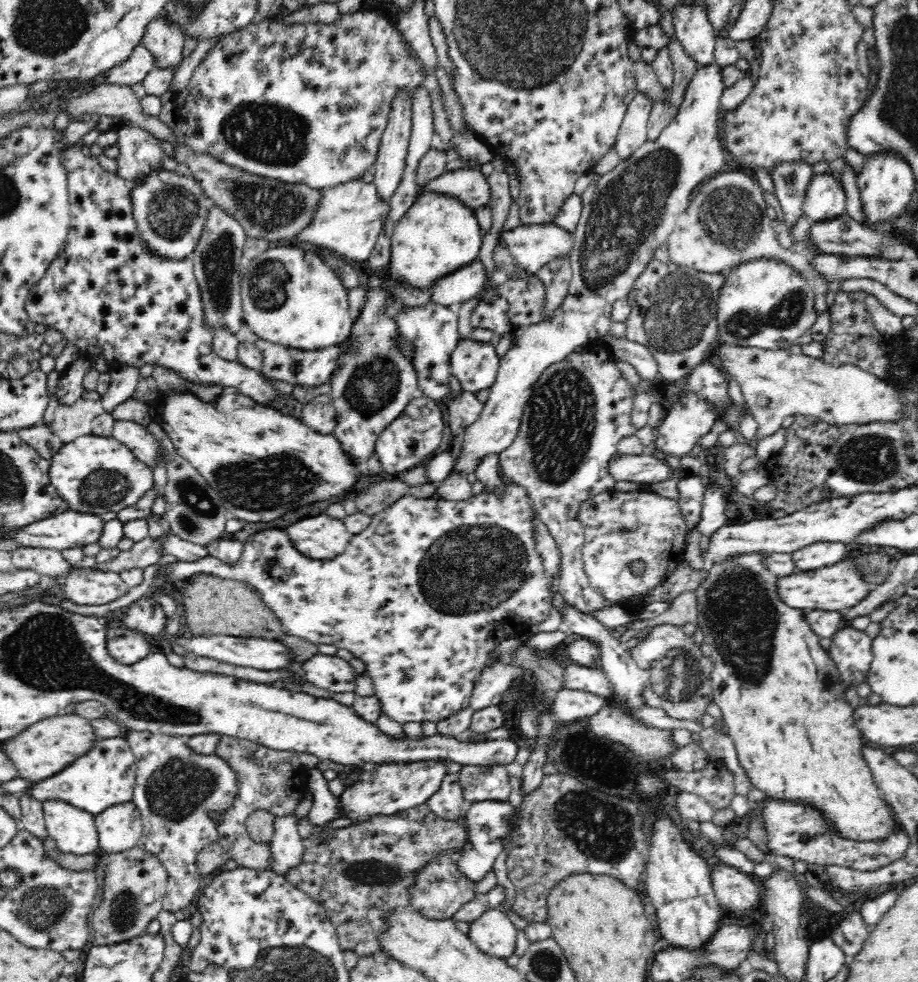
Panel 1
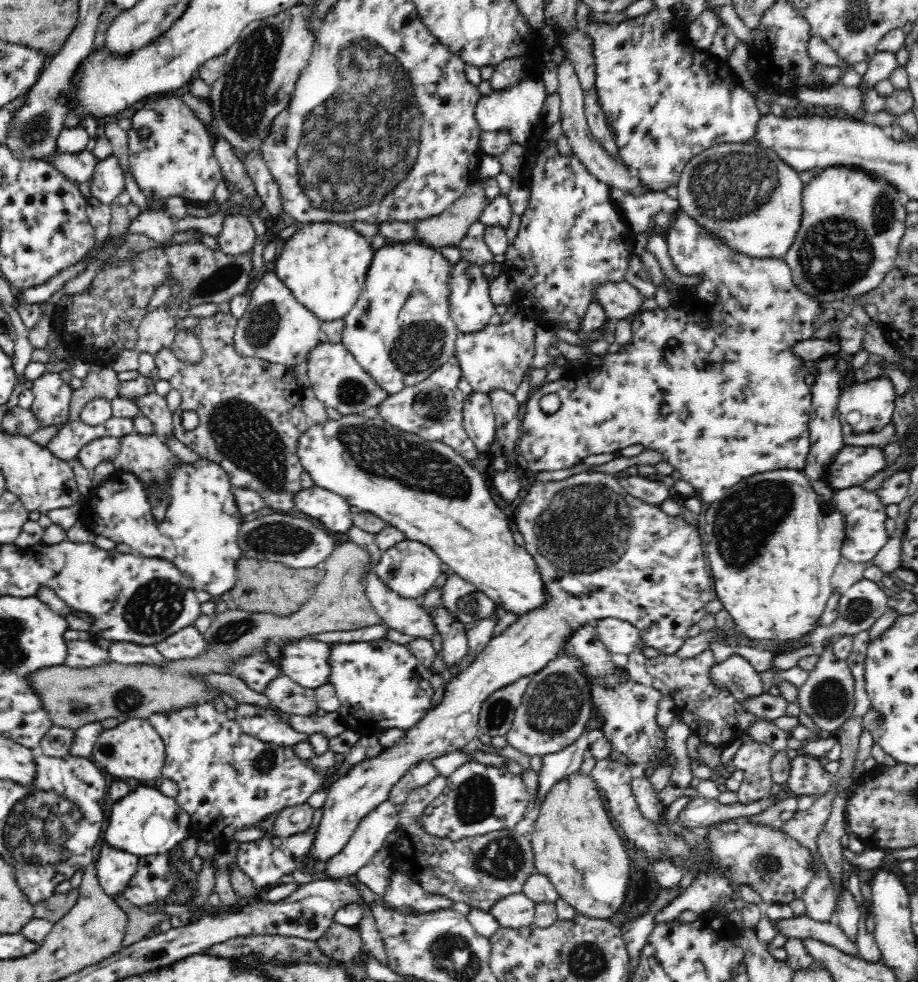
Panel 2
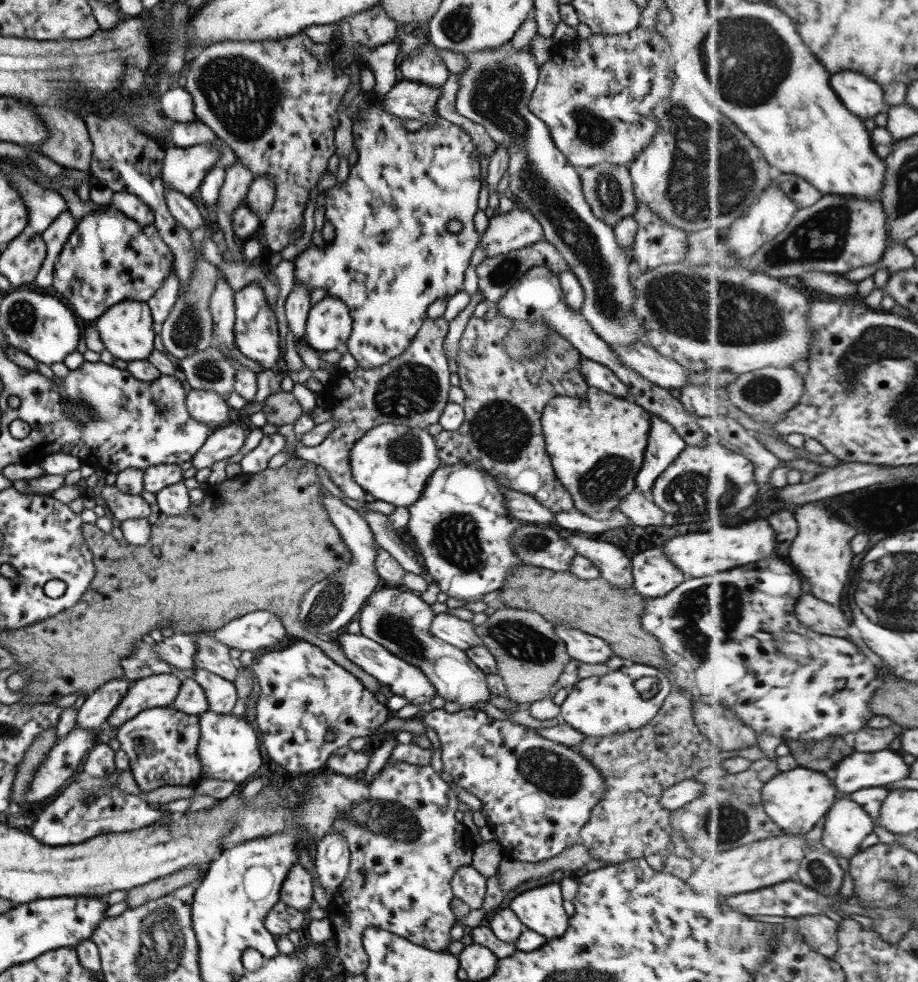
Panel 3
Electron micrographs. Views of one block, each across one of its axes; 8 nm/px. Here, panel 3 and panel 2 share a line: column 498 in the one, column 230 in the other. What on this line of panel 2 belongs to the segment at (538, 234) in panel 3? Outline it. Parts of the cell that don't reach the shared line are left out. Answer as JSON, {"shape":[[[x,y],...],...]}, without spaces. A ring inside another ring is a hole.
{"shape":[[[228,213],[222,219],[222,229],[215,237],[222,252],[234,255],[252,250],[256,236],[252,224],[244,215]]]}

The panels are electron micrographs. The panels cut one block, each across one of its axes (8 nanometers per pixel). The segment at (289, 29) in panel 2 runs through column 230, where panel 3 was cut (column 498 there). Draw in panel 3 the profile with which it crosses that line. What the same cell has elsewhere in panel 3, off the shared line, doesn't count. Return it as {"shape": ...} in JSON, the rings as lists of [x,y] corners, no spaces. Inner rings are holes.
{"shape":[[[505,42],[493,50],[467,54],[467,68],[458,74],[461,78],[457,80],[459,86],[457,96],[455,96],[455,111],[465,119],[480,124],[487,136],[507,151],[509,166],[506,172],[509,178],[507,178],[505,194],[518,208],[528,210],[537,219],[541,225],[544,240],[559,251],[569,270],[577,277],[584,294],[580,316],[609,346],[627,346],[627,344],[637,343],[640,322],[633,313],[634,290],[632,290],[632,281],[627,275],[629,256],[616,243],[612,227],[592,215],[581,192],[579,170],[568,164],[562,152],[555,148],[546,124],[537,116],[533,116],[527,108],[529,96],[538,78],[538,68],[533,55],[527,47],[513,50],[511,44]]]}

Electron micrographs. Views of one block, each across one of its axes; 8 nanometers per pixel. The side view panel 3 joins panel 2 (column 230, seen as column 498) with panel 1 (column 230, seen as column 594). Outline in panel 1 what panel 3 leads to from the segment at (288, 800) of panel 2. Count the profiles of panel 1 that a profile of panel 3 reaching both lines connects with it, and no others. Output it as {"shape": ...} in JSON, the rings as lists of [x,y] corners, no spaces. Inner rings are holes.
{"shape":[[[128,731],[124,737],[127,739],[134,756],[136,757],[136,778],[133,800],[140,810],[143,820],[143,831],[137,846],[151,852],[164,865],[167,870],[167,888],[163,898],[163,910],[171,913],[182,910],[185,906],[192,907],[200,893],[200,871],[196,867],[196,854],[210,842],[216,841],[218,836],[216,815],[232,806],[235,800],[238,784],[236,773],[232,767],[212,753],[200,755],[194,753],[186,745],[187,736],[170,736],[160,733]]]}

